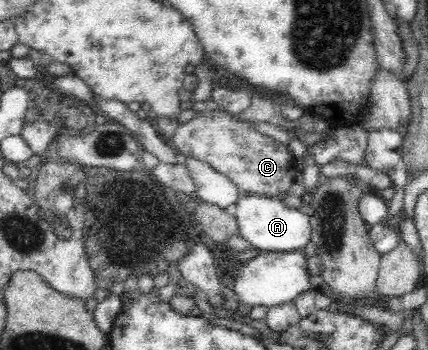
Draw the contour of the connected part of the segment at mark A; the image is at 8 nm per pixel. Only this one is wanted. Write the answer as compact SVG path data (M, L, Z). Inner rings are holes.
M241 195L231 212L238 222L239 234L251 243L252 247L263 252L304 251L311 241L310 217L298 209L291 209L279 197L260 197L259 195Z

